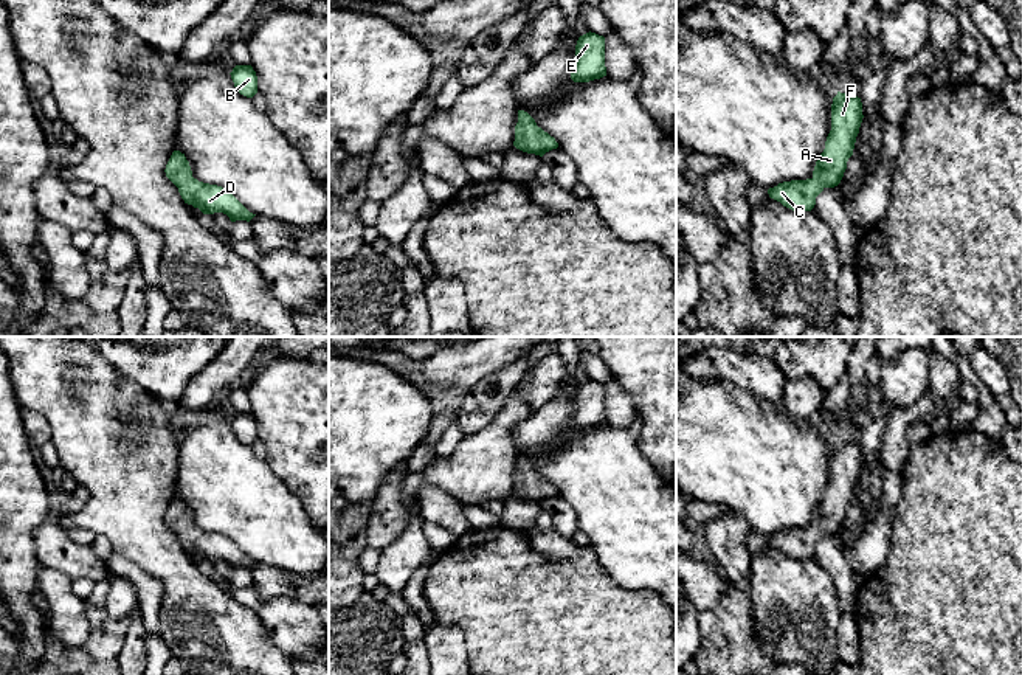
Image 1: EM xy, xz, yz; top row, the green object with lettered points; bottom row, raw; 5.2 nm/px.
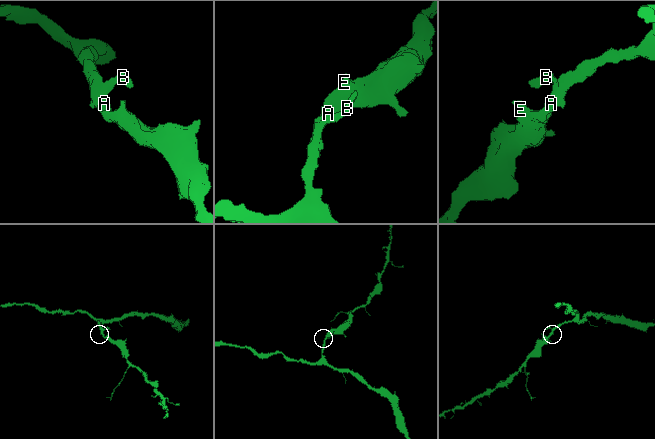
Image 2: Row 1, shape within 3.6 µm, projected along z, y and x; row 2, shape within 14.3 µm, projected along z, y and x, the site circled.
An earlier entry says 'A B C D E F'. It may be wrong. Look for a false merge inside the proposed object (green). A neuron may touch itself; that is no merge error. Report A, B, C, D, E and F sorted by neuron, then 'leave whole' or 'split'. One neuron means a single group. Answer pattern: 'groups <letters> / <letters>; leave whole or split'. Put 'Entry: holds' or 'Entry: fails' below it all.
groups A B C D E F; leave whole
Entry: holds

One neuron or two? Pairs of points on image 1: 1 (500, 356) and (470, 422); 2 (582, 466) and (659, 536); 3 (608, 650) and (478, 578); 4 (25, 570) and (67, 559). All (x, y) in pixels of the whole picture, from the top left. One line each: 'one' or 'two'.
1: two
2: one
3: one
4: two

